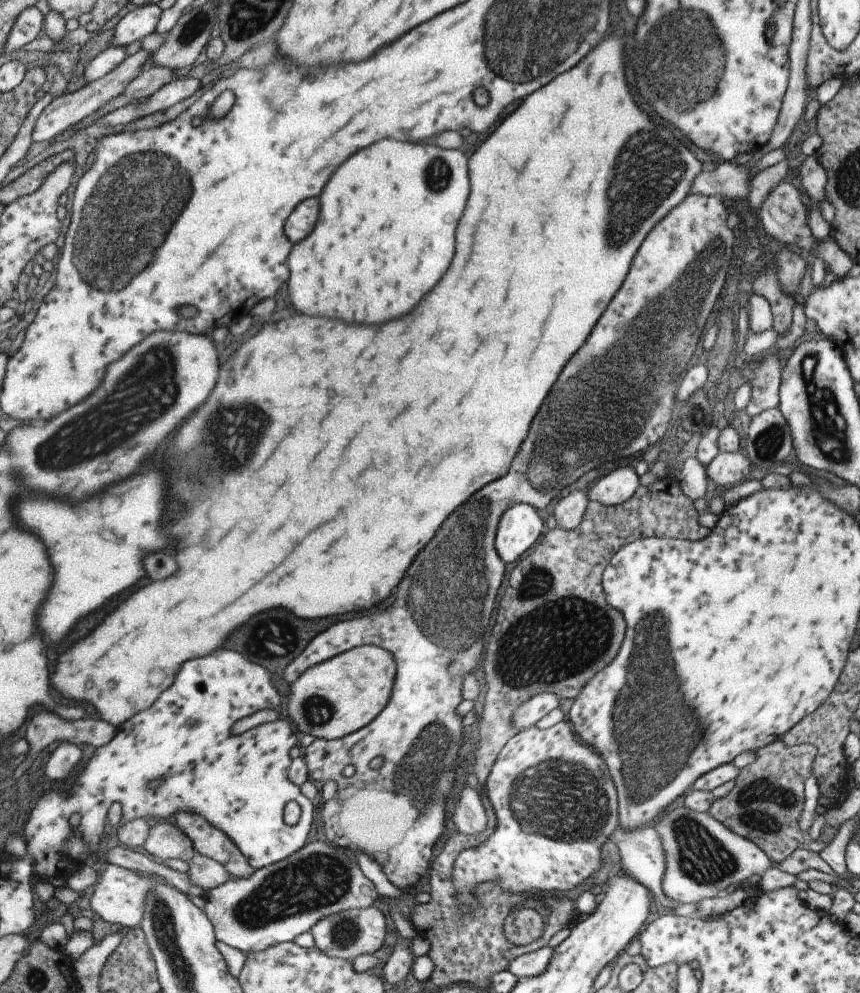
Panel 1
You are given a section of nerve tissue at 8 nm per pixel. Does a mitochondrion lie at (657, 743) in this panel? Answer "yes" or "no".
yes

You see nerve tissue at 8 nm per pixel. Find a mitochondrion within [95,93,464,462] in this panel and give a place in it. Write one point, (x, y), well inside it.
(438, 177)

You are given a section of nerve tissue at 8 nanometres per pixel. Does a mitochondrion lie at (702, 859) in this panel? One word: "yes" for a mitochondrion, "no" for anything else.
yes

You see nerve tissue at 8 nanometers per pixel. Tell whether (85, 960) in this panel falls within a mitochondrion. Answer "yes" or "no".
no

